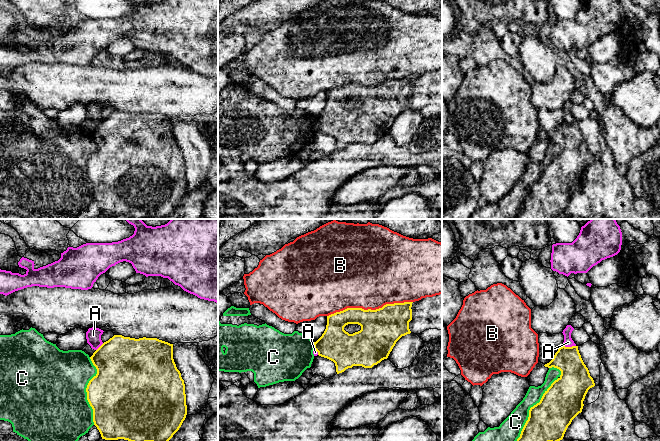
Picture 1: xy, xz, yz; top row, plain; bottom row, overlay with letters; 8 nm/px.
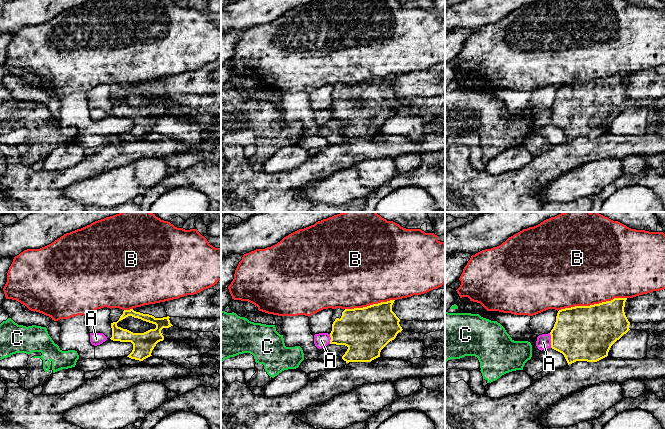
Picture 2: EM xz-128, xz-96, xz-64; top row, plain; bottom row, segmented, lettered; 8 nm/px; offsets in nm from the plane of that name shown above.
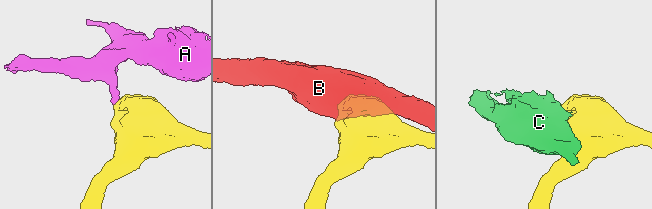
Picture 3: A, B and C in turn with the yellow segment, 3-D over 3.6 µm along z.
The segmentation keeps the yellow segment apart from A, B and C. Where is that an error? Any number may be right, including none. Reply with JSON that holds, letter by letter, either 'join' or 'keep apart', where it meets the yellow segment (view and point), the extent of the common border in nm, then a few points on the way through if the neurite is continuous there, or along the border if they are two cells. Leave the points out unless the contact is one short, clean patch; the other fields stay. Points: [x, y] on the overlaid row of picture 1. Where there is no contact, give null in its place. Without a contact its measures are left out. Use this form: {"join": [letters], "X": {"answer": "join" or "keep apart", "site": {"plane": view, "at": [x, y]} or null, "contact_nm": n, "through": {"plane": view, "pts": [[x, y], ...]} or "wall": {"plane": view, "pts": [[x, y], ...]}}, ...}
{"join": [], "A": {"answer": "keep apart", "site": {"plane": "yz", "at": [569, 347]}, "contact_nm": 110, "wall": {"plane": "yz", "pts": [[563, 344], [565, 346], [575, 346]]}}, "B": {"answer": "keep apart", "site": {"plane": "xz", "at": [369, 309]}, "contact_nm": 700}, "C": {"answer": "keep apart", "site": {"plane": "xy", "at": [86, 391]}, "contact_nm": 550}}

